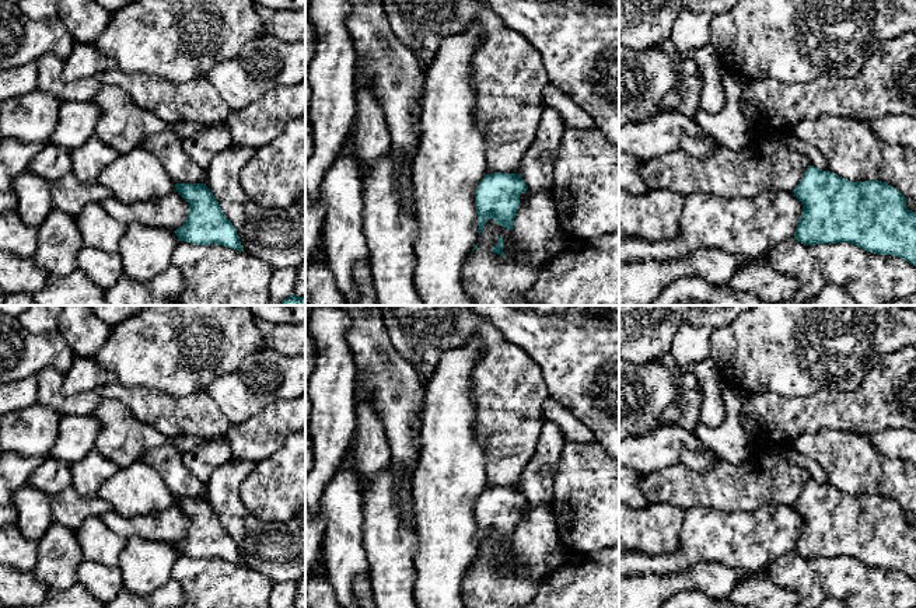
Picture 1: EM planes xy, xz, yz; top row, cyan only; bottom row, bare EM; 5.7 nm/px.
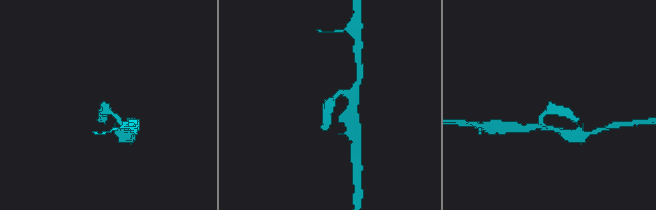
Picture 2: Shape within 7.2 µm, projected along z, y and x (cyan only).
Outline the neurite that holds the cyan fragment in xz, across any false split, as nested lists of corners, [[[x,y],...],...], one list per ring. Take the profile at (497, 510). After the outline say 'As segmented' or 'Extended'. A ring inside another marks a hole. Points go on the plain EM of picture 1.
[[[487,488],[475,506],[479,549],[487,532],[493,532],[499,539],[513,545],[520,509],[527,503],[528,500],[520,488]]]. As segmented

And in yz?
[[[810,479],[793,507],[803,518],[794,546],[798,556],[849,556],[870,567],[898,570],[916,580],[916,527],[906,521],[906,511],[894,500],[881,495],[853,496]]]. As segmented

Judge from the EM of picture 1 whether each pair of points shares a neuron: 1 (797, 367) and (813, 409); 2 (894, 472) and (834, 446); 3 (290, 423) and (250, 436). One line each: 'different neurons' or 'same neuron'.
1: different neurons
2: same neuron
3: same neuron

